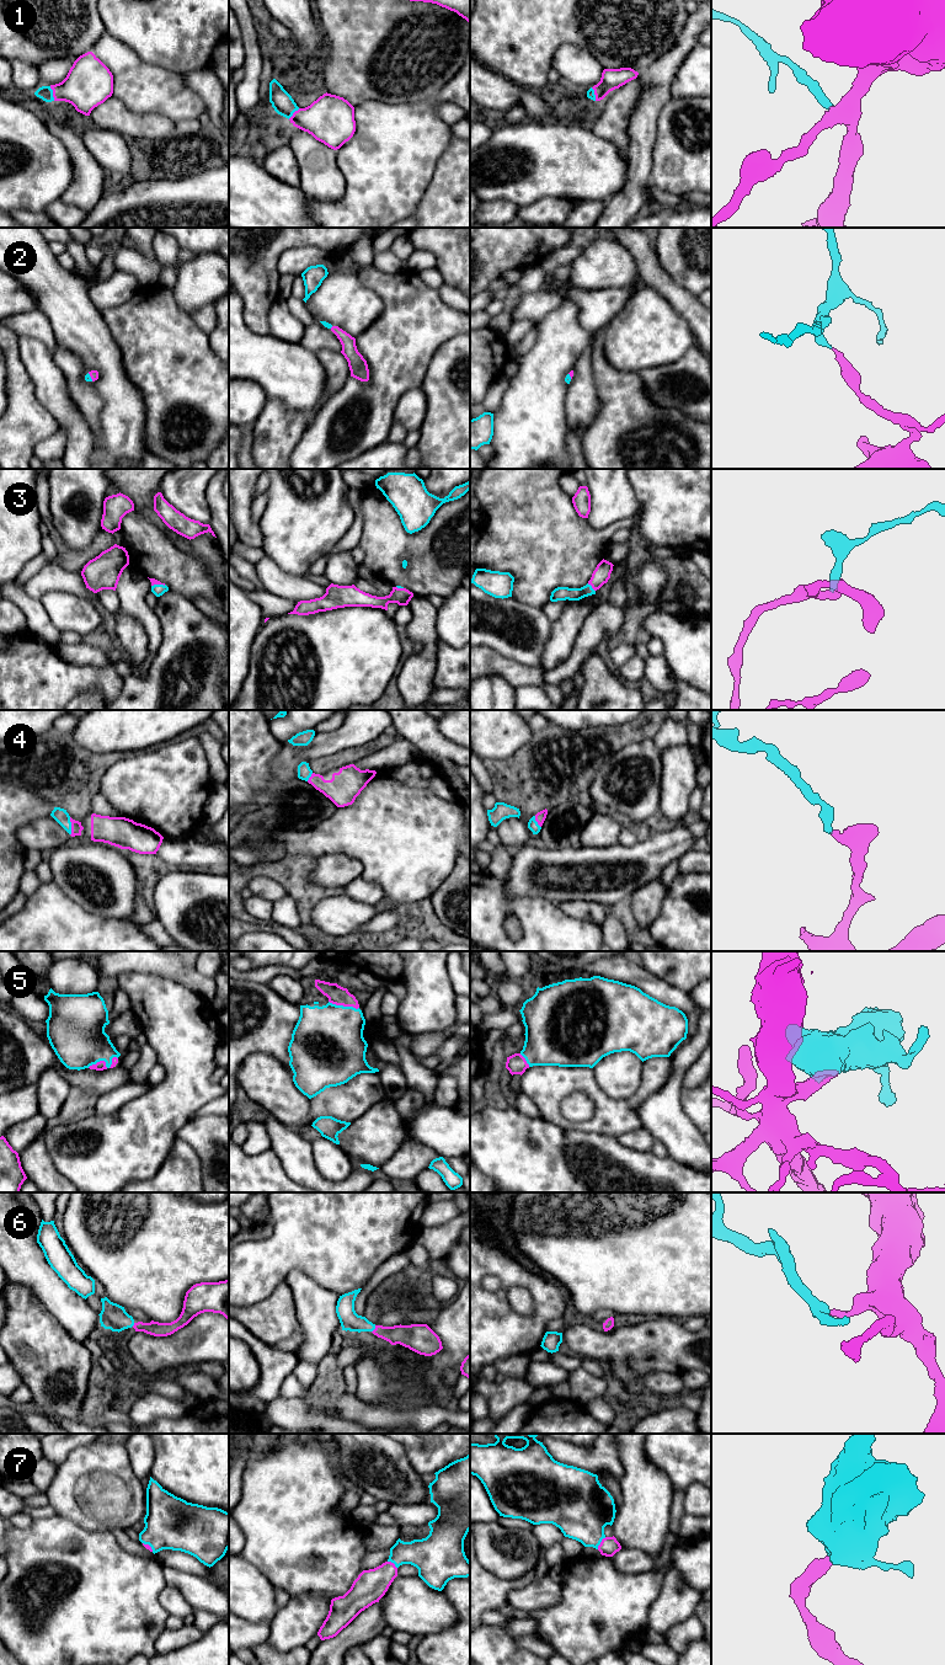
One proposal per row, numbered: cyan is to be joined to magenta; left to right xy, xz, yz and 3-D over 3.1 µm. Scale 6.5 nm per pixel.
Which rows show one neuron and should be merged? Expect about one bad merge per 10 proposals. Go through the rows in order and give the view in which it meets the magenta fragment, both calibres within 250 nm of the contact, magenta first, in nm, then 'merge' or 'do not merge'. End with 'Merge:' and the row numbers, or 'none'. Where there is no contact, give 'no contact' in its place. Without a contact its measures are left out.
1: xy | 300/90 nm | merge
2: xy | 60/50 nm | merge
3: yz | 110/100 nm | merge
4: xy | 70/90 nm | merge
5: xy | 60/360 nm | merge
6: xz | 150/130 nm | merge
7: yz | 120/380 nm | merge
Merge: 1, 2, 3, 4, 5, 6, 7

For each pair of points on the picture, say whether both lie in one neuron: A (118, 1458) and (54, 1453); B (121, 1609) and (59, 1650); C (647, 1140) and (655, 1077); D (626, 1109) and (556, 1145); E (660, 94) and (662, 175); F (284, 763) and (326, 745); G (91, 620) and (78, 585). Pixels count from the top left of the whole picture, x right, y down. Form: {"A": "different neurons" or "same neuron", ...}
{"A": "different neurons", "B": "same neuron", "C": "different neurons", "D": "different neurons", "E": "different neurons", "F": "same neuron", "G": "different neurons"}

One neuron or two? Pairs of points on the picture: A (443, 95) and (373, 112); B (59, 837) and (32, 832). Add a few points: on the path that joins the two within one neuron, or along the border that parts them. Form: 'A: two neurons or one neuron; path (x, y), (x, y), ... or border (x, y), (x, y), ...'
A: one neuron; path (426, 110), (422, 113), (390, 113)
B: one neuron; path (53, 836), (38, 834)

